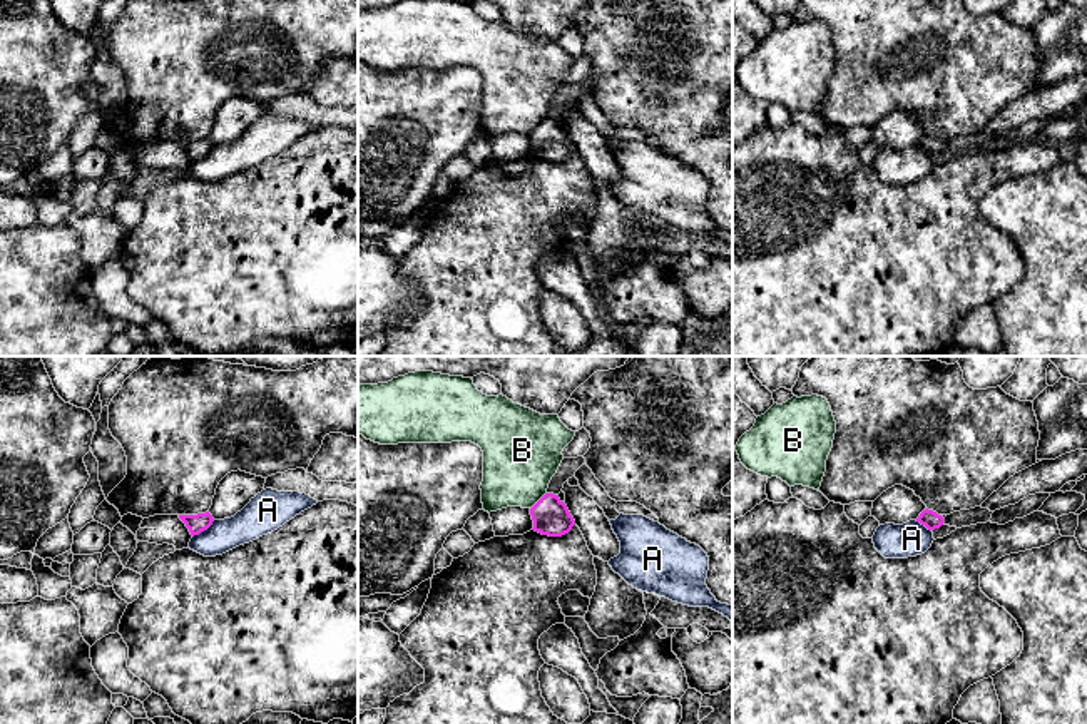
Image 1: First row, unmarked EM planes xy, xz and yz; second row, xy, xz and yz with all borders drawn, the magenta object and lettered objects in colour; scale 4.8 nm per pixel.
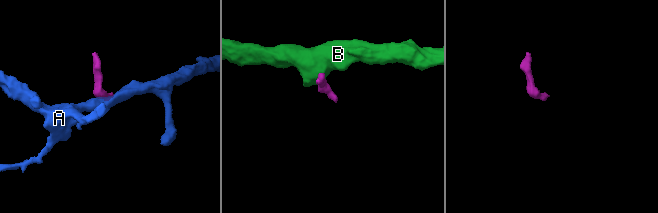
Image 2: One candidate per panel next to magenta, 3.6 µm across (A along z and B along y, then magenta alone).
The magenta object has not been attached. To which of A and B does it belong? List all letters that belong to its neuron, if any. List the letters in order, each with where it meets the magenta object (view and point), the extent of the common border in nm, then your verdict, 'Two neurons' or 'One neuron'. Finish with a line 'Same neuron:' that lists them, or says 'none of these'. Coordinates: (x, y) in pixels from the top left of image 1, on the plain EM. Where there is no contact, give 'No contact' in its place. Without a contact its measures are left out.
A: Touches magenta at xy (203, 156). Shared border 140 nm. Two neurons
B: Touches magenta at xz (539, 126). Shared border 120 nm. Two neurons
Same neuron: none of these

